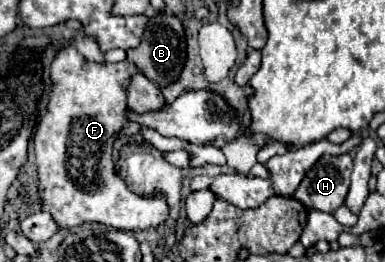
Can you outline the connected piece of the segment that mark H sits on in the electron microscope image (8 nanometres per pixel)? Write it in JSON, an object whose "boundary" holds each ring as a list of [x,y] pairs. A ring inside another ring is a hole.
{"boundary":[[[324,154],[304,176],[294,198],[300,200],[306,208],[334,212],[344,204],[350,186],[352,158],[350,154],[328,156]]]}

